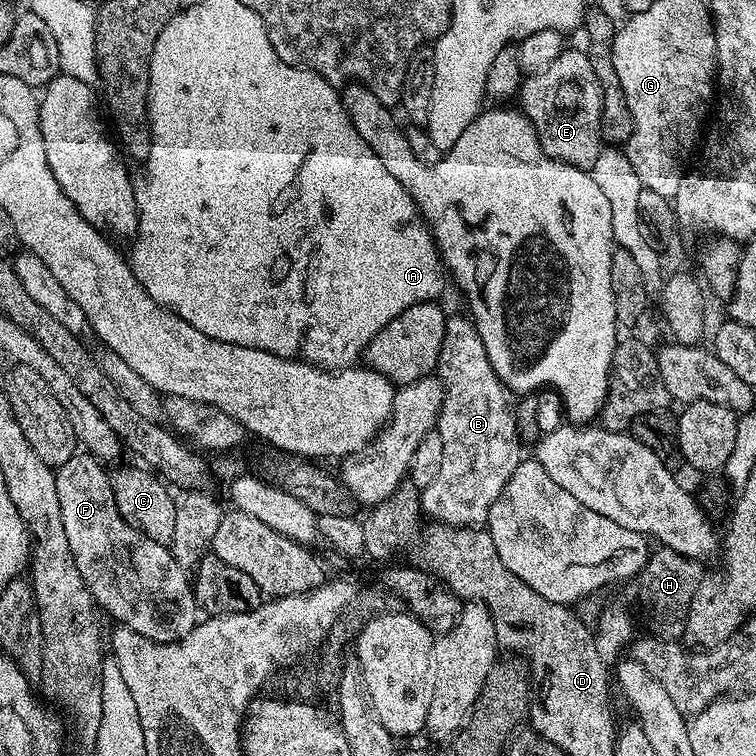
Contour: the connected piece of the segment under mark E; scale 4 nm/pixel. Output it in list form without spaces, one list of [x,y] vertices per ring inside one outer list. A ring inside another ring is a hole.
[[[572,46],[565,47],[562,54],[558,54],[558,58],[554,58],[554,62],[550,62],[550,66],[546,66],[546,70],[542,70],[542,74],[534,74],[527,77],[520,85],[518,93],[518,108],[524,113],[524,117],[531,122],[534,130],[538,134],[538,142],[542,146],[542,150],[552,160],[560,160],[564,164],[569,164],[575,168],[582,168],[590,170],[594,166],[594,162],[598,162],[598,154],[602,147],[602,139],[600,136],[600,119],[602,118],[602,90],[599,88],[597,75],[594,74],[593,67],[590,66],[590,61],[584,50],[572,48]]]

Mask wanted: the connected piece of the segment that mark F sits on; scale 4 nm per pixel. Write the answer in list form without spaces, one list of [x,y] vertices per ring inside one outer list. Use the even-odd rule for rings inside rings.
[[[80,450],[70,458],[70,462],[55,469],[60,517],[66,530],[66,542],[70,542],[70,554],[74,554],[74,566],[78,566],[78,574],[82,574],[82,582],[86,582],[92,599],[105,613],[108,611],[116,619],[117,625],[142,634],[142,638],[163,644],[186,638],[186,634],[190,634],[198,622],[196,593],[190,583],[189,573],[178,566],[165,545],[154,542],[154,538],[146,538],[146,534],[130,526],[126,518],[118,514],[112,477],[109,469],[104,468],[107,467],[95,456]]]

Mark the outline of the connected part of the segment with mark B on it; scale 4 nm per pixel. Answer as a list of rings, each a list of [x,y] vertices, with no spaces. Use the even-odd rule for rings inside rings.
[[[467,315],[448,316],[436,372],[444,383],[444,401],[438,421],[438,431],[442,438],[442,467],[438,469],[434,482],[430,482],[430,486],[420,492],[420,506],[425,517],[442,524],[454,524],[458,528],[484,526],[488,523],[488,515],[494,502],[498,502],[506,482],[510,482],[514,470],[520,464],[522,441],[516,432],[516,414],[510,400],[508,404],[509,393],[498,374],[494,374],[494,366],[490,366],[486,346],[476,325]]]

